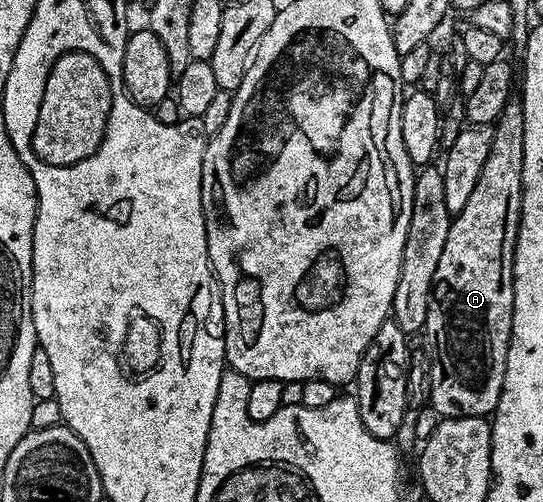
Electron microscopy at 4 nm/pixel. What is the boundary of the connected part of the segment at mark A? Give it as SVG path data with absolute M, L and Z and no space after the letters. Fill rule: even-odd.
M512 100L505 104L501 116L493 123L493 145L489 148L489 156L485 156L485 168L481 168L481 176L477 176L477 184L473 184L473 193L461 208L459 214L454 215L449 228L449 237L445 240L445 248L441 252L441 261L437 264L437 272L433 272L431 285L431 299L427 313L425 334L435 341L435 354L429 358L429 373L431 375L430 406L443 418L487 418L494 415L501 388L505 380L505 364L511 343L511 325L513 324L513 264L515 263L515 241L519 235L519 213L523 210L523 165L525 164L525 116L523 115L522 101Z

